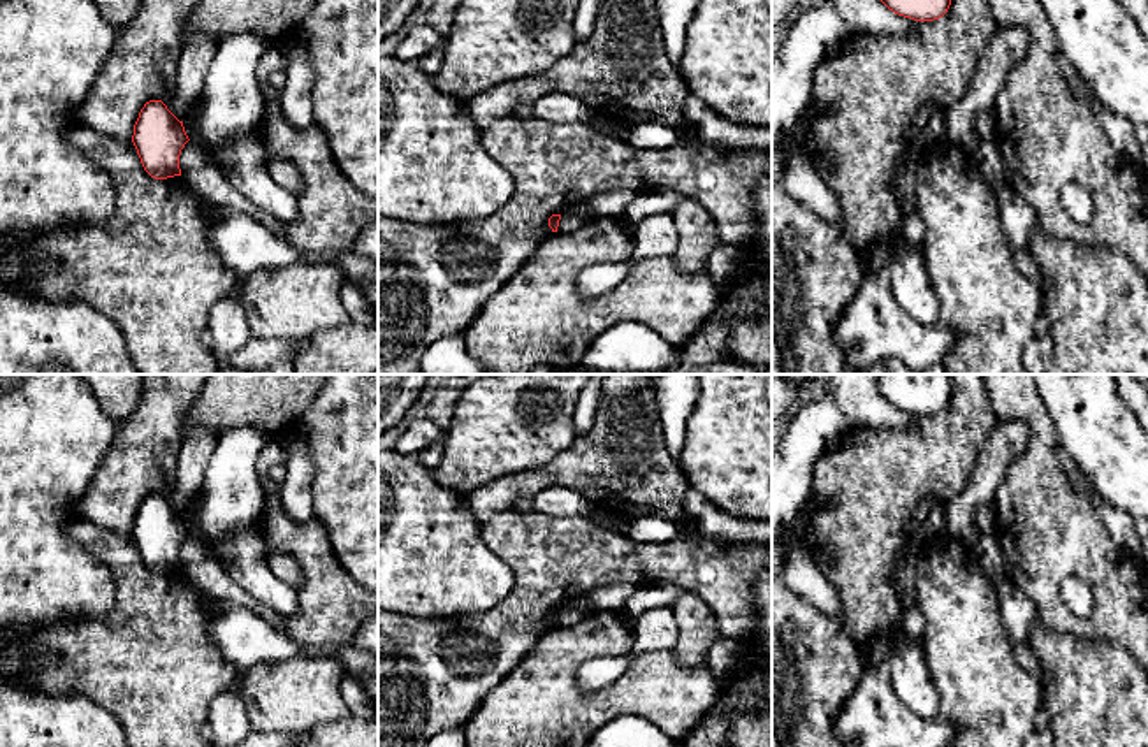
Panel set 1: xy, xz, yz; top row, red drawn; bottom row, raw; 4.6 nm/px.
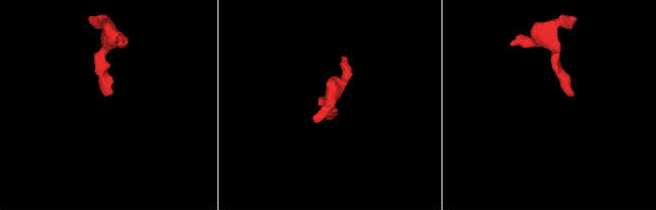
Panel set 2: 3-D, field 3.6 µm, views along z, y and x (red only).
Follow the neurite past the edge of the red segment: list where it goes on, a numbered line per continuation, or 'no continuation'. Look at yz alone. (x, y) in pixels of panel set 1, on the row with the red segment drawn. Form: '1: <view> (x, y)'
no continuation

